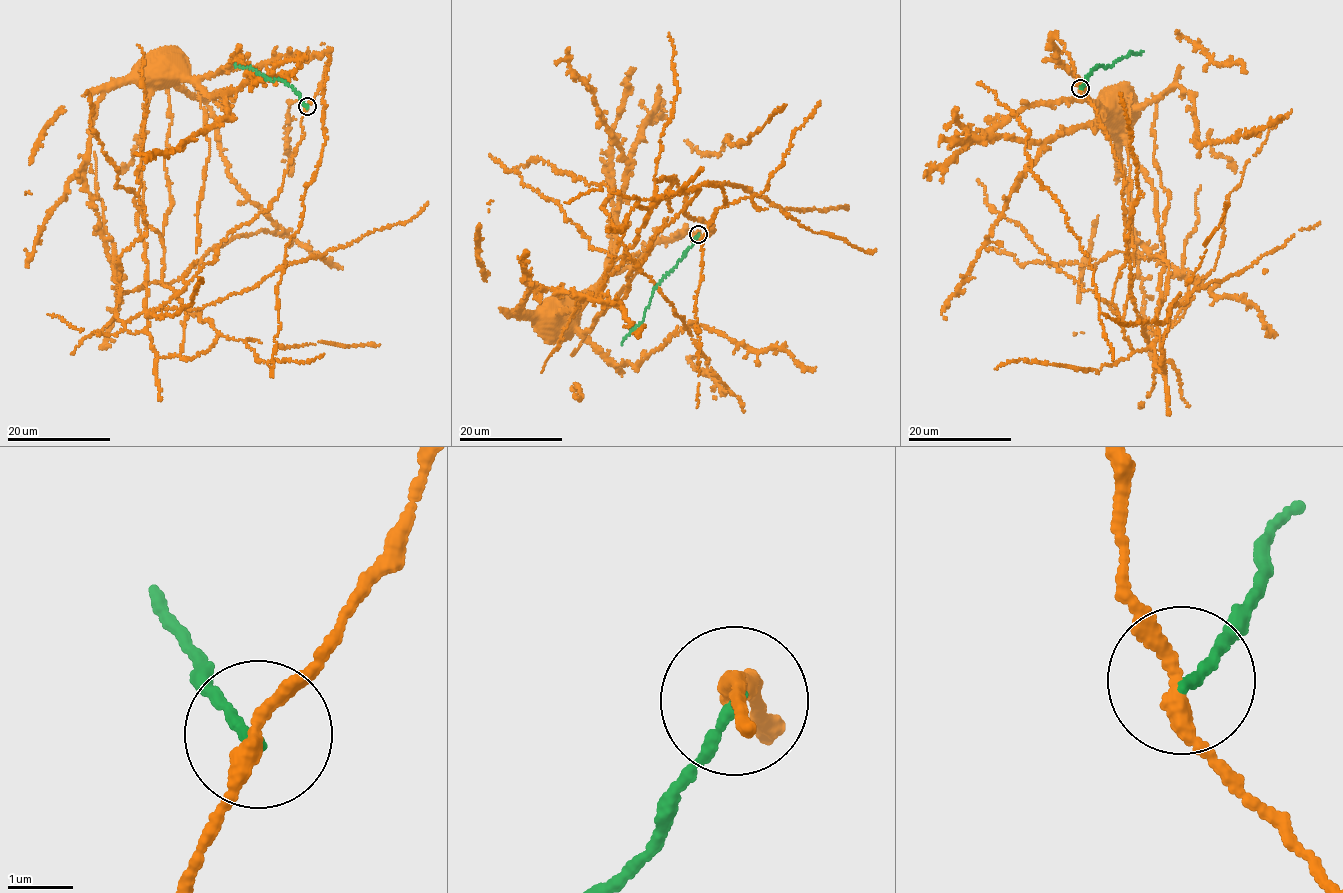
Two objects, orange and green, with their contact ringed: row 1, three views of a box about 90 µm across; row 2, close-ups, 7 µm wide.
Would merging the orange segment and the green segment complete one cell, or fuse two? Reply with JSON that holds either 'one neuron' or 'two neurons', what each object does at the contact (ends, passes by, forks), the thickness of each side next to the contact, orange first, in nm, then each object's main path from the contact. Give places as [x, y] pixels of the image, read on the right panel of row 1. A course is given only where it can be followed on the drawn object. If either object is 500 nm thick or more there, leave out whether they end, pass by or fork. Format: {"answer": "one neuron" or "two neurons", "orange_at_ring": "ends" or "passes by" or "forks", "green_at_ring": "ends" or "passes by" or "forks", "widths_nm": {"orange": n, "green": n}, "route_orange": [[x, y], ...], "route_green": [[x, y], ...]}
{"answer": "two neurons", "orange_at_ring": "passes by", "green_at_ring": "ends", "widths_nm": {"orange": 240, "green": 140}, "route_orange": [[1080, 88], [1064, 45], [1053, 35], [1057, 58], [1101, 110], [1104, 101]], "route_green": [[1080, 88], [1095, 67], [1108, 67], [1128, 53], [1143, 52]]}

